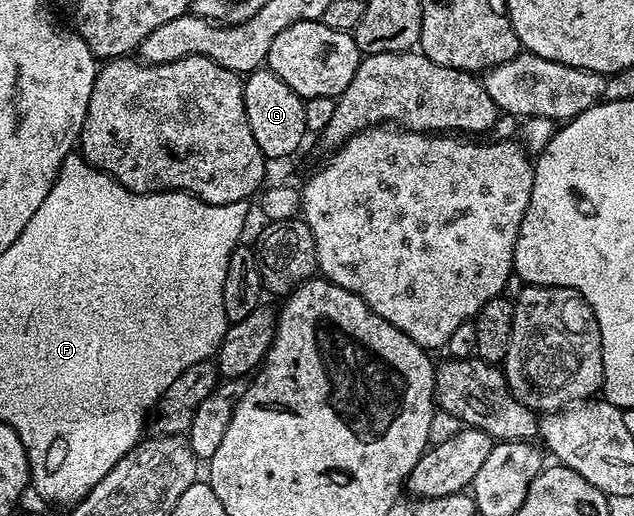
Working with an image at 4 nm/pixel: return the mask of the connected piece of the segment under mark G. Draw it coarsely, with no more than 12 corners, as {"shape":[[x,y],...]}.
{"shape":[[265,66],[249,73],[244,106],[270,162],[308,136],[306,101]]}

